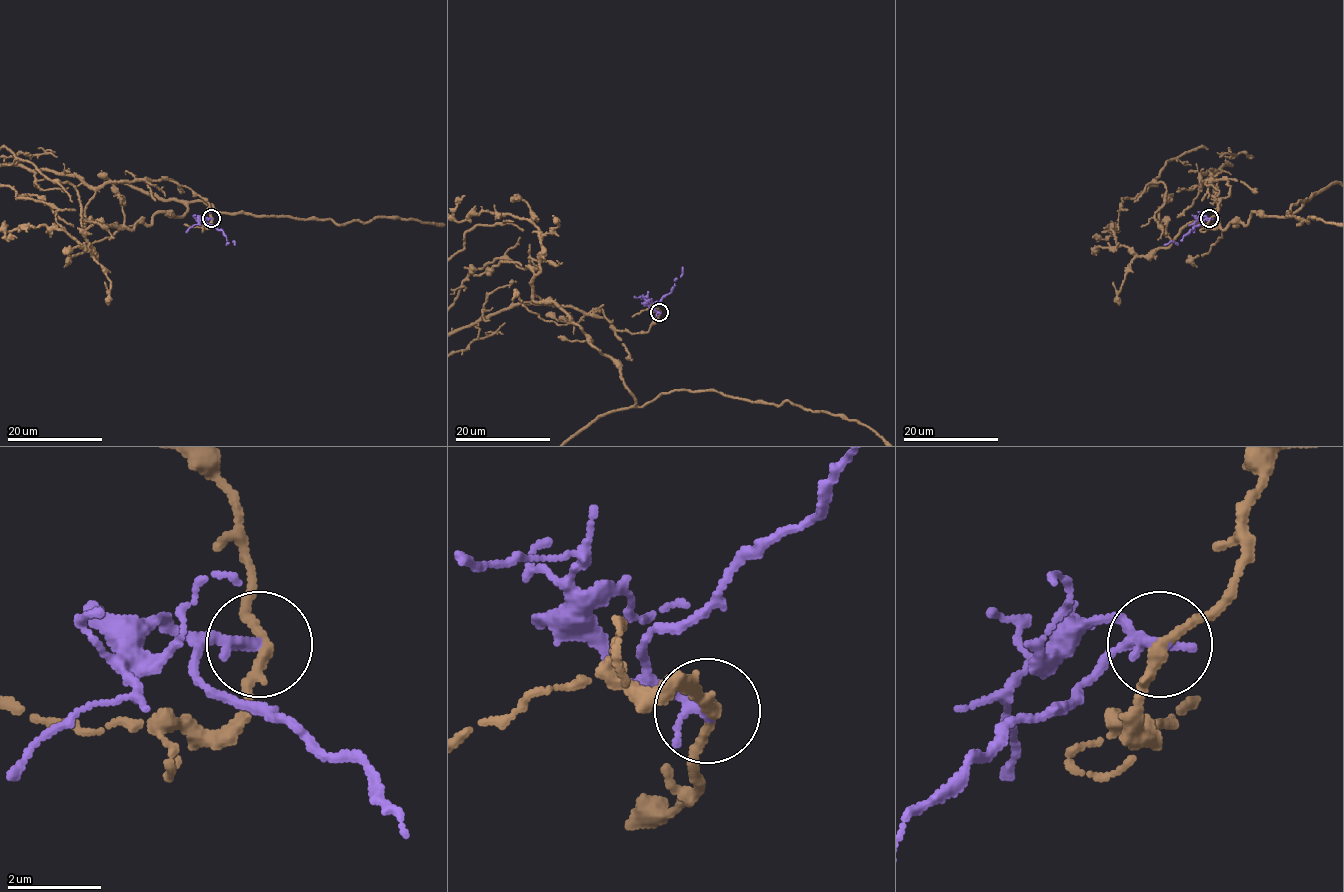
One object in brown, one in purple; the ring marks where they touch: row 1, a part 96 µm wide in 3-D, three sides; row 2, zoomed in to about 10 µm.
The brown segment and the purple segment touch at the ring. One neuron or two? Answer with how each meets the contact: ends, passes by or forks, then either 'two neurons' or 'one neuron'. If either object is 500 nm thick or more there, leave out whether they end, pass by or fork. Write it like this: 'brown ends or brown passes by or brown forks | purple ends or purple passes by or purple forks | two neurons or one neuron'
brown passes by | purple ends | two neurons

